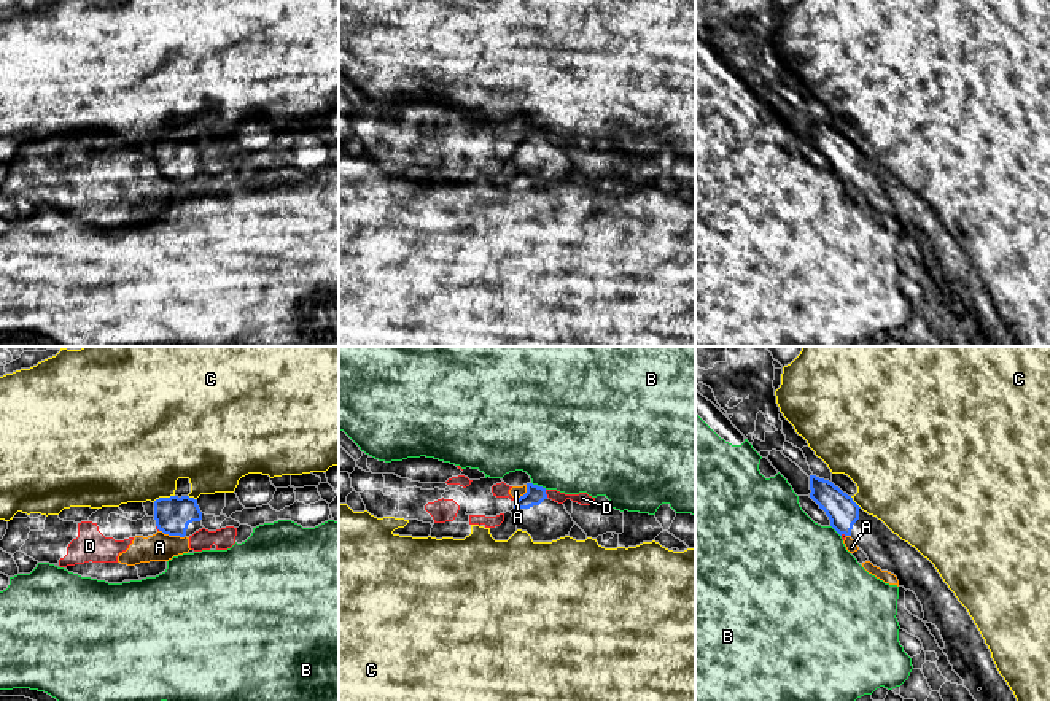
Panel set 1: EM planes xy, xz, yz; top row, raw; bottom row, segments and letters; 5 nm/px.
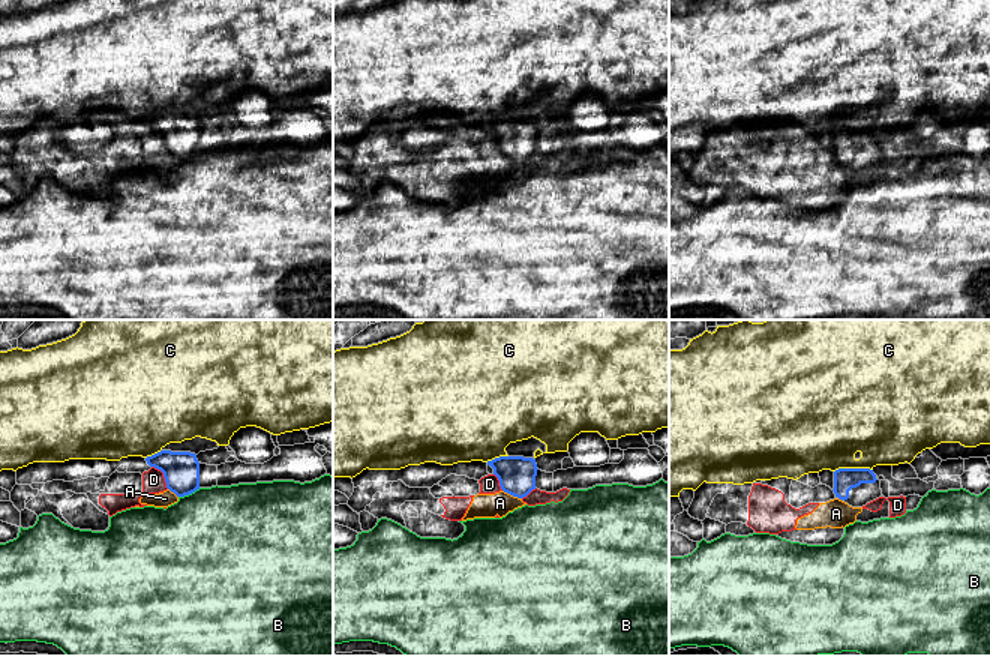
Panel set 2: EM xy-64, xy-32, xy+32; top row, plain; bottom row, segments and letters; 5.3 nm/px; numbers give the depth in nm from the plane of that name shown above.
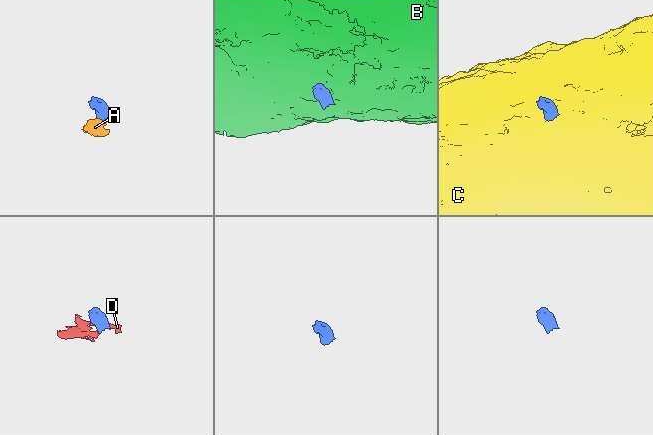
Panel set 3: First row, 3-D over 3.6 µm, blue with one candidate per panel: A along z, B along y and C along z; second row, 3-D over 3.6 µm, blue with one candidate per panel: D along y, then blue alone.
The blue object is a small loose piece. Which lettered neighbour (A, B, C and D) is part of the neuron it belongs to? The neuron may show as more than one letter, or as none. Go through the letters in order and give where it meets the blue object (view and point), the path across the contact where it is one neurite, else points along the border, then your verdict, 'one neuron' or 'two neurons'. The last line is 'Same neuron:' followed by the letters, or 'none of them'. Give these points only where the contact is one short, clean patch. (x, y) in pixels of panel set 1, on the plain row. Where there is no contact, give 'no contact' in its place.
A: contact xy (172, 178); border xy (159, 174), (185, 180); two neurons
B: contact xz (540, 131); border xz (532, 126), (546, 132); two neurons
C: contact xy (163, 142); two neurons
D: contact xz (544, 137); border xz (544, 134), (548, 140); two neurons
Same neuron: none of them

